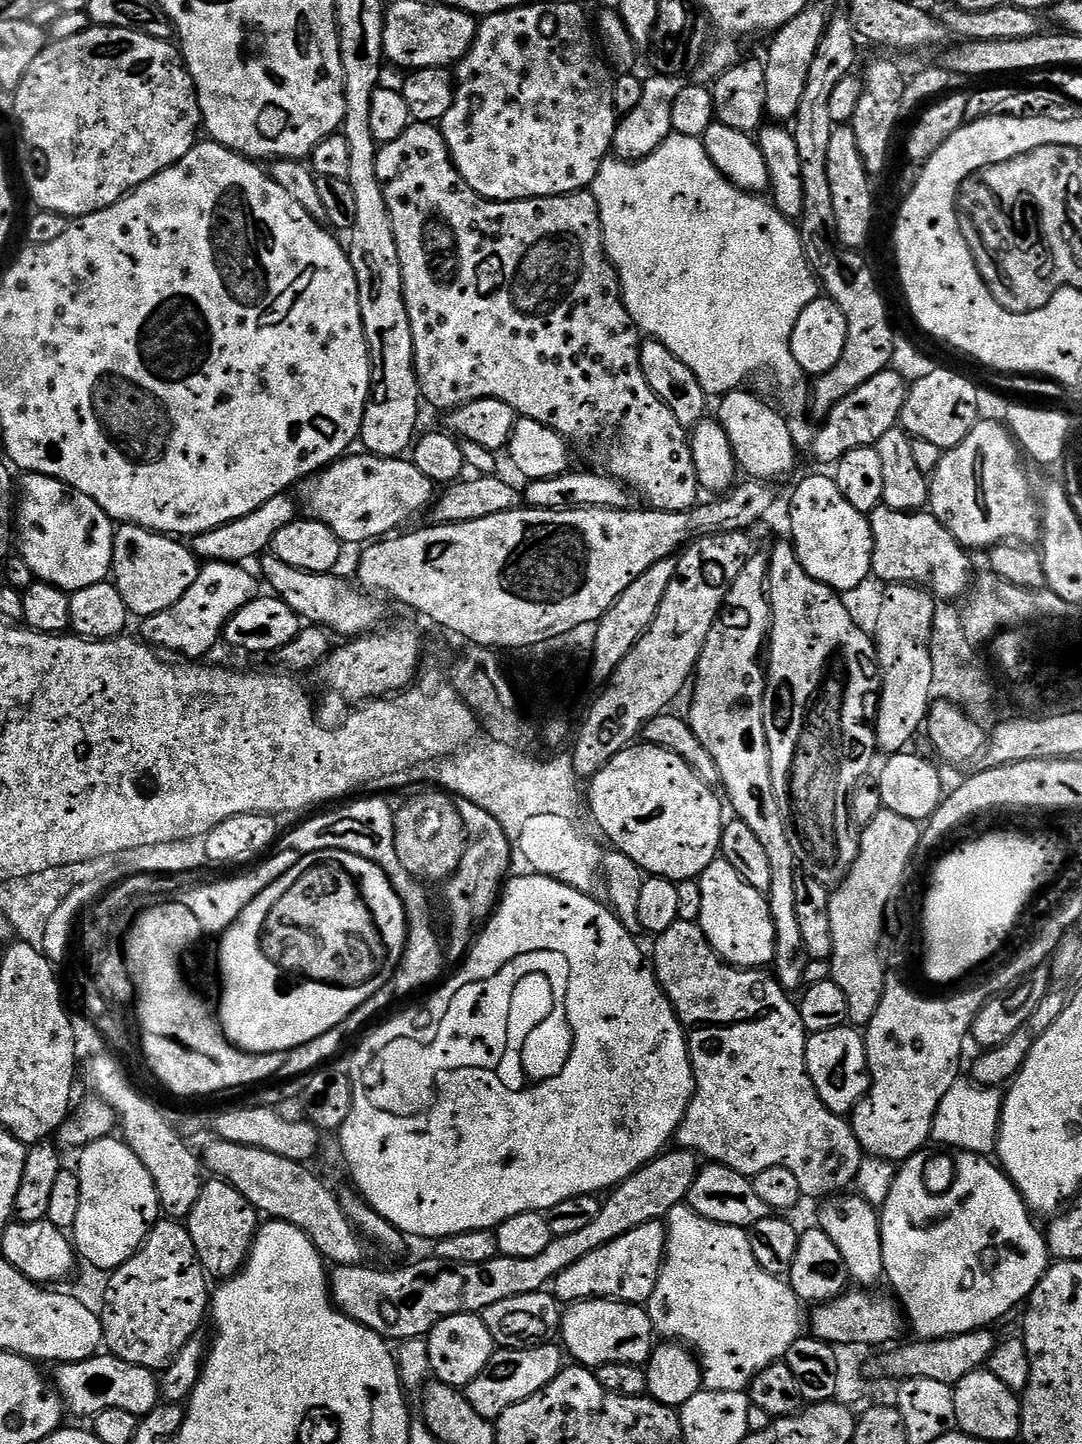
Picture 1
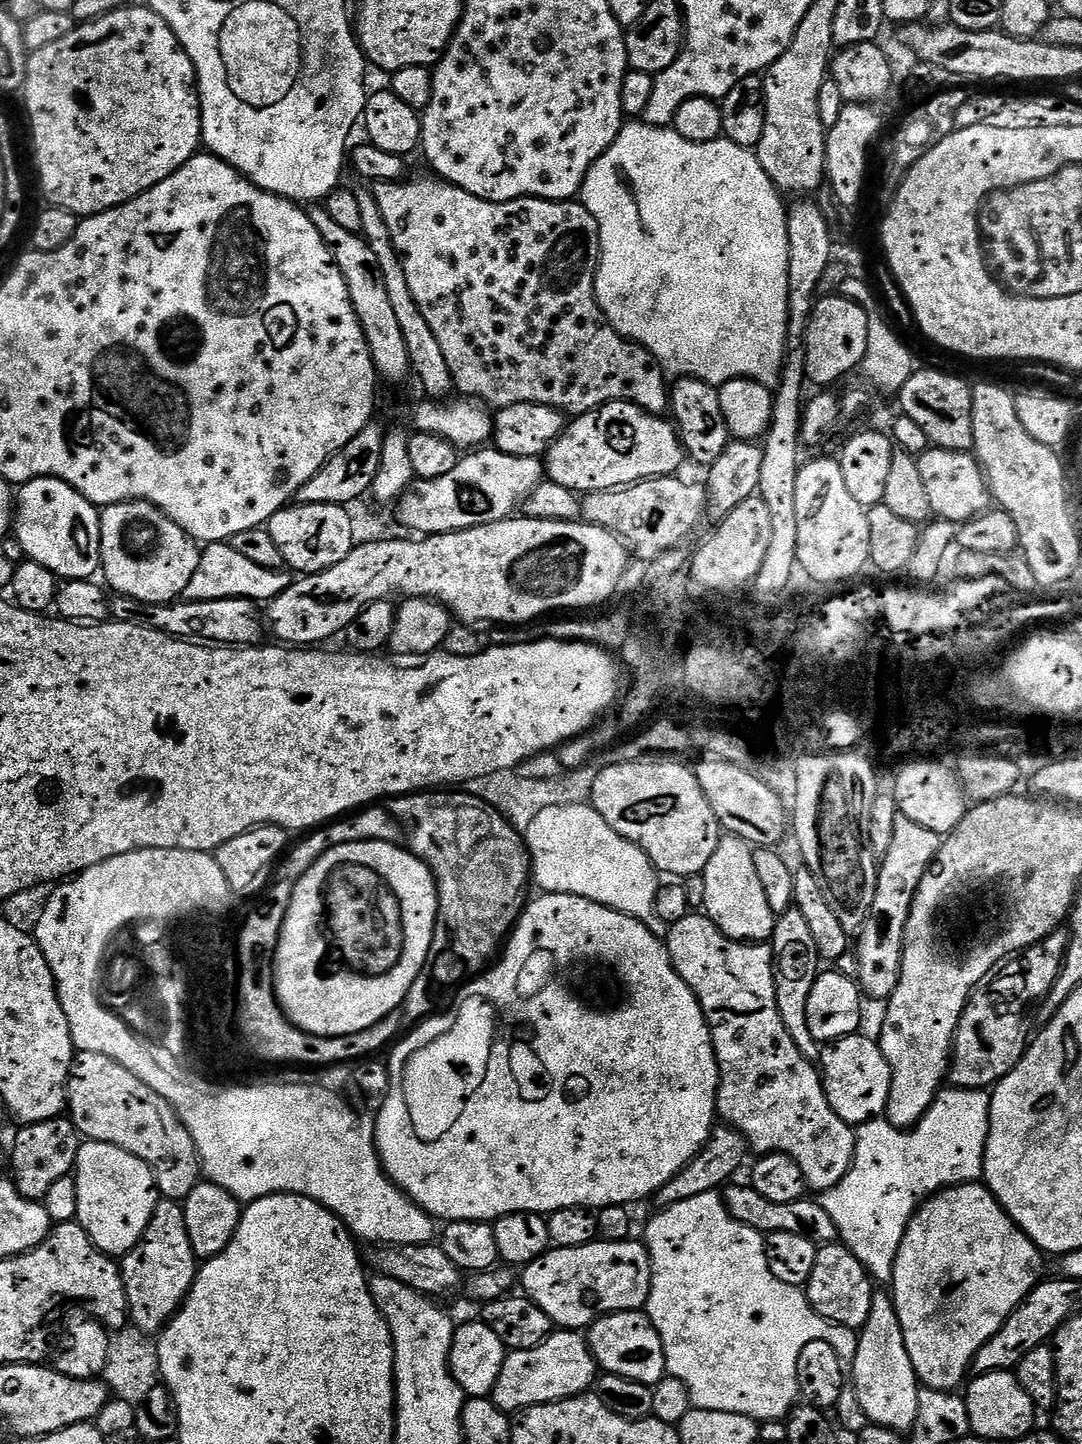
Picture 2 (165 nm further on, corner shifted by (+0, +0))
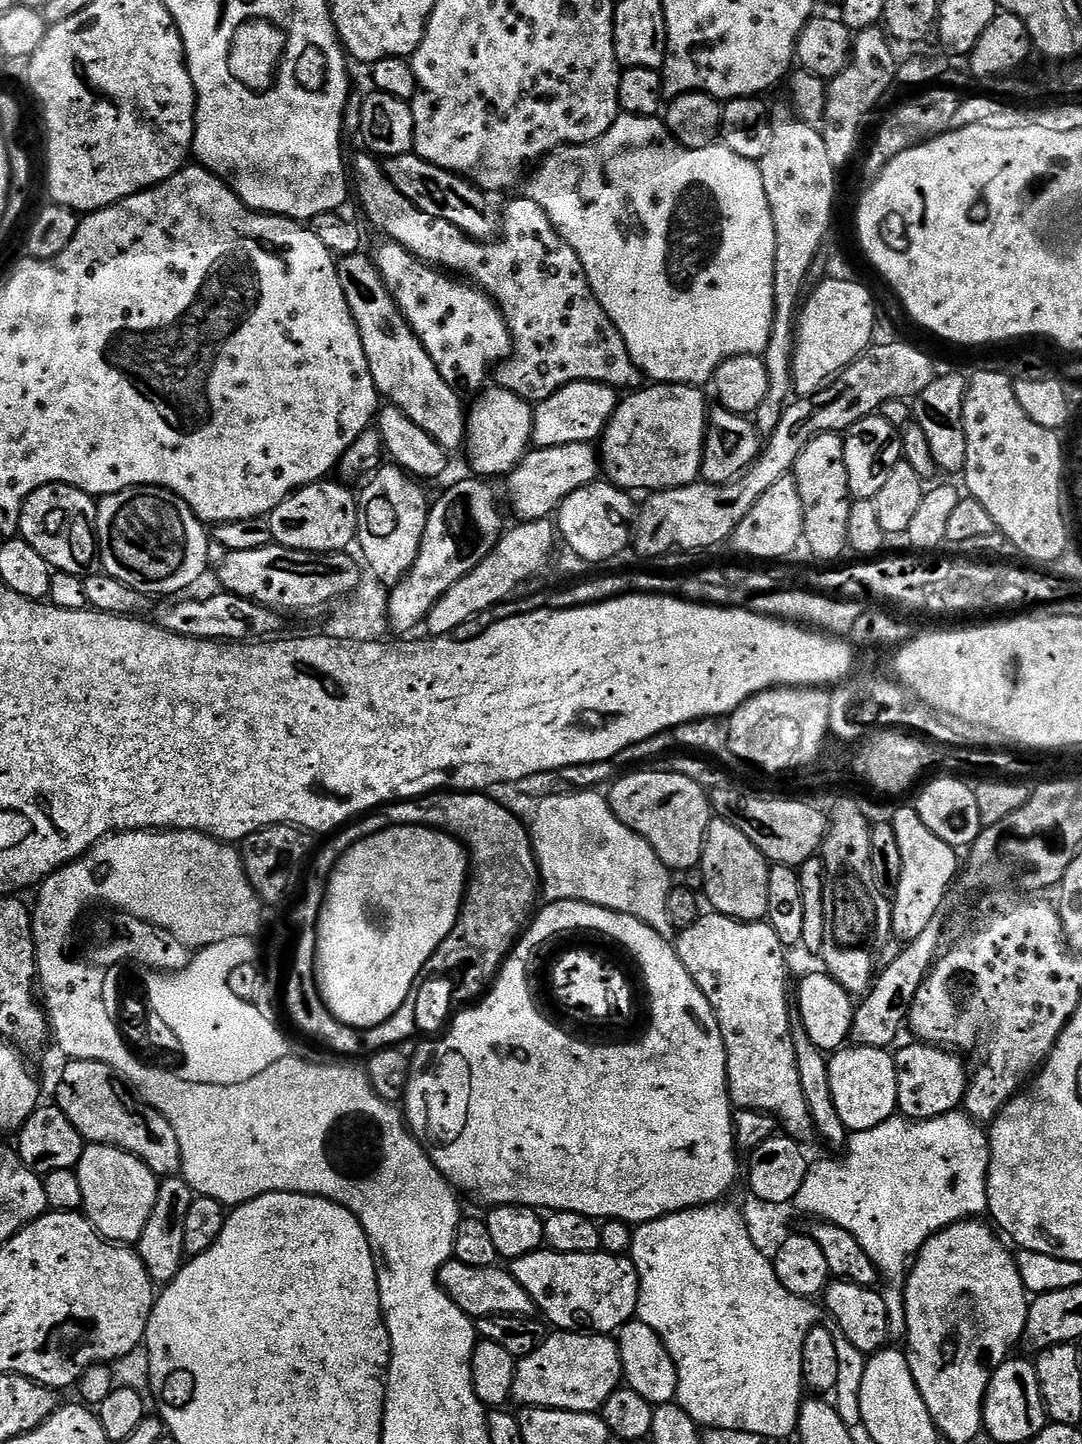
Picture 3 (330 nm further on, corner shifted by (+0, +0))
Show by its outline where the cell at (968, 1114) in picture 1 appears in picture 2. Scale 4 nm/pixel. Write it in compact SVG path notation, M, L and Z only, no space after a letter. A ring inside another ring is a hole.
M945 1087L930 1105L915 1128L896 1128L886 1118L867 1120L856 1128L856 1149L850 1170L838 1186L822 1194L826 1214L834 1221L837 1237L862 1262L873 1281L891 1285L892 1267L902 1244L904 1232L916 1209L943 1188L956 1184L975 1184L984 1175L984 1155L990 1134L991 1095L982 1088Z

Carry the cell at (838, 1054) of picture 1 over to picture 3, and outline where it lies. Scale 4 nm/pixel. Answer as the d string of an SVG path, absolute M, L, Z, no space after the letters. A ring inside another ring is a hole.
M845 1046L831 1053L828 1073L830 1094L834 1094L834 1110L838 1110L838 1118L842 1118L849 1133L870 1130L897 1115L898 1074L891 1051Z

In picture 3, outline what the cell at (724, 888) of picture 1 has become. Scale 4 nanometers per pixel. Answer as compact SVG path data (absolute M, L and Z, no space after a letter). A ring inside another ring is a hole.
M714 818L709 822L708 833L704 839L704 856L700 860L698 868L704 874L703 895L706 900L706 895L708 895L708 900L712 903L711 907L715 911L735 920L763 921L768 914L769 867L770 861L761 854L758 846L754 846L754 842L750 842L750 838L746 838L746 834L742 834L742 830L738 830L738 826L730 826L730 822L719 818Z

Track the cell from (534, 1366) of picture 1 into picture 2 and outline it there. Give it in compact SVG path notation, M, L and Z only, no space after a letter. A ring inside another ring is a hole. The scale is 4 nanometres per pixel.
M556 1330L530 1350L509 1351L502 1374L494 1382L490 1399L504 1412L519 1414L525 1408L583 1396L598 1379L598 1365L588 1348L587 1339L576 1330Z

